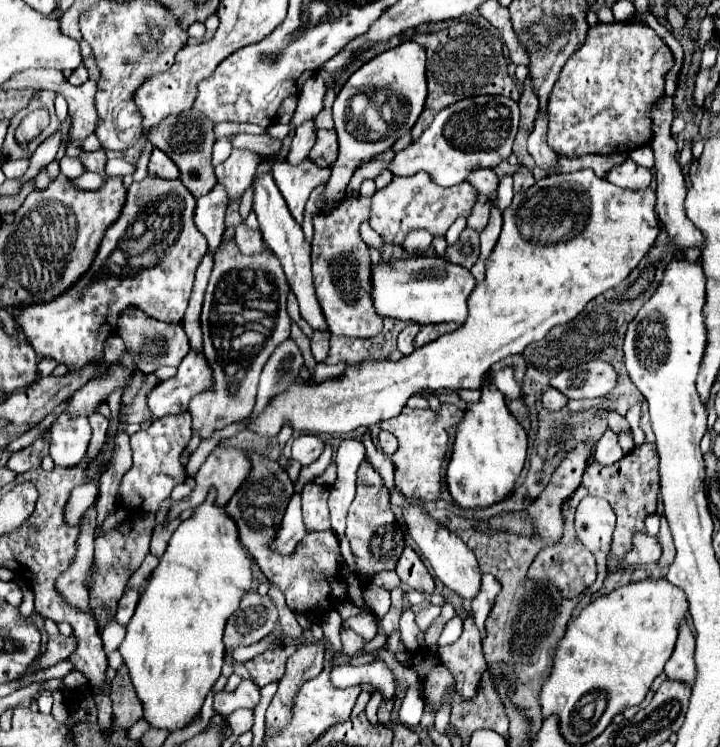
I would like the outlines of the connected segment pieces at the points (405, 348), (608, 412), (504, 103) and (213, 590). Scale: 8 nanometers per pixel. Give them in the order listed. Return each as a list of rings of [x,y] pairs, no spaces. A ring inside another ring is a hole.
[[[410,323],[398,335],[397,348],[403,355],[409,355],[414,351],[413,341],[420,327],[418,323]]]
[[[600,409],[600,411],[596,411],[596,417],[608,419],[608,427],[610,427],[614,433],[620,433],[620,431],[628,431],[628,429],[630,429],[628,423],[626,423],[626,419],[620,417],[620,415],[618,415],[616,411],[612,411],[612,409]]]
[[[480,95],[458,101],[442,109],[432,125],[412,141],[404,151],[396,153],[390,171],[394,175],[412,175],[426,171],[434,183],[452,187],[464,183],[472,169],[494,169],[512,153],[512,141],[518,133],[518,103],[502,95]]]
[[[210,489],[204,503],[200,503],[192,517],[182,521],[170,537],[158,567],[150,573],[148,583],[140,593],[136,611],[126,627],[126,639],[118,647],[136,693],[140,701],[144,701],[144,717],[152,723],[152,727],[166,727],[168,731],[180,729],[200,711],[224,665],[224,625],[238,609],[244,593],[250,591],[252,581],[252,561],[240,545],[236,523],[228,517],[224,507],[216,505],[216,489]]]

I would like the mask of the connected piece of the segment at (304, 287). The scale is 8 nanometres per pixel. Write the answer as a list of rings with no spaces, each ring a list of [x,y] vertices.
[[[264,173],[264,175],[256,177],[254,183],[252,183],[252,187],[254,187],[254,205],[252,205],[252,209],[254,209],[256,217],[258,217],[260,233],[264,237],[264,243],[280,259],[280,263],[284,267],[284,273],[288,277],[290,289],[294,291],[296,299],[300,303],[300,315],[302,315],[302,319],[306,319],[312,325],[312,329],[324,331],[326,329],[326,321],[324,321],[324,315],[322,315],[320,305],[316,301],[314,285],[312,285],[312,273],[310,273],[310,245],[304,239],[302,227],[288,213],[286,201],[284,201],[284,197],[280,197],[280,191],[276,189],[276,183],[272,181],[270,173]]]

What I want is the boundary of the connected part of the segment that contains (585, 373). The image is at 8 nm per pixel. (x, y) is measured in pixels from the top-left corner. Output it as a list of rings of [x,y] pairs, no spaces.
[[[588,361],[572,369],[560,371],[550,385],[568,399],[590,399],[608,395],[618,383],[616,369],[606,361]]]

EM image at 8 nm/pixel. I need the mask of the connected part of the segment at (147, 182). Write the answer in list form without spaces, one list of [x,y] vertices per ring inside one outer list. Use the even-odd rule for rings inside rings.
[[[146,177],[140,183],[132,183],[126,205],[104,233],[90,269],[56,299],[10,309],[38,357],[56,359],[66,363],[68,369],[80,369],[100,359],[100,371],[104,371],[108,365],[102,355],[104,341],[116,329],[116,317],[126,307],[134,305],[160,321],[180,321],[188,307],[196,267],[208,249],[206,237],[192,221],[194,205],[196,199],[184,189],[180,179]],[[156,221],[158,243],[148,233]]]

